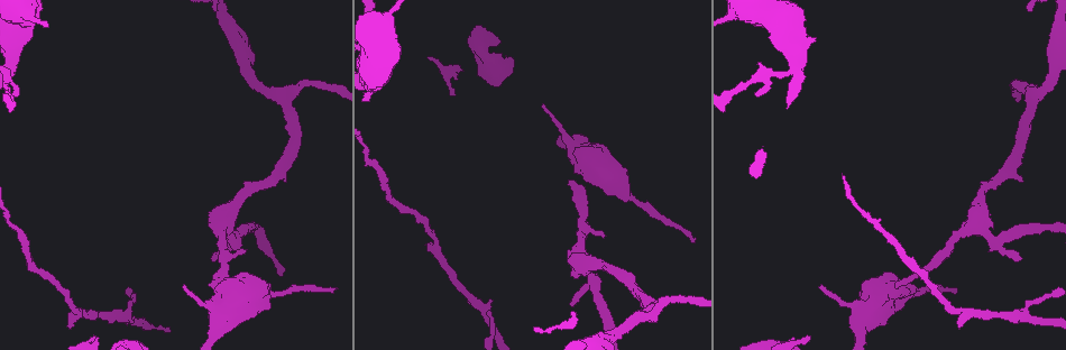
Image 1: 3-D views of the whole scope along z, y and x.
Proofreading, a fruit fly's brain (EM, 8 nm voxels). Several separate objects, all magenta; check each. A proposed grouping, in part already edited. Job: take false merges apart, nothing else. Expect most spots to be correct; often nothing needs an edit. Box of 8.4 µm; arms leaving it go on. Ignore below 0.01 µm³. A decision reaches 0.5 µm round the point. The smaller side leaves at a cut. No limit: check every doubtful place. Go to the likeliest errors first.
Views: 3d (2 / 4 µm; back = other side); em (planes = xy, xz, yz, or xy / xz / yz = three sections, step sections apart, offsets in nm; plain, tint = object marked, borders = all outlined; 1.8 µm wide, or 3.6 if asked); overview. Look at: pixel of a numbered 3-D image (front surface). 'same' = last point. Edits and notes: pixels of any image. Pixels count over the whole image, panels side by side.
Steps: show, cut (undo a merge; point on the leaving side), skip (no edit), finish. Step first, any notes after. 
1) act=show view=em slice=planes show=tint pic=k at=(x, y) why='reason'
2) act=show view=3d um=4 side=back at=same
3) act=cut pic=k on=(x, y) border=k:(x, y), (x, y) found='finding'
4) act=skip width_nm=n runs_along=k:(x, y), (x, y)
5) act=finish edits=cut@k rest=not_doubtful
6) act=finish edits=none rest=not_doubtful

act=show view=3d um=2 side=back pic=1 at=(647, 204) why='calibre changes'

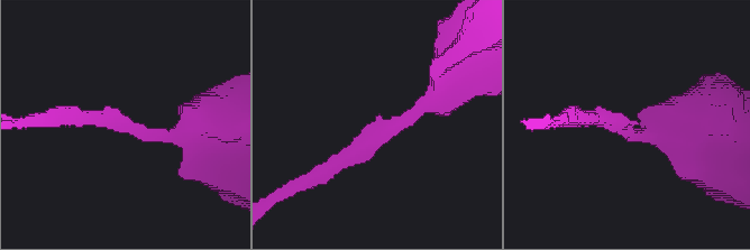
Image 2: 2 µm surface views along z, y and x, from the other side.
act=show view=em slice=yz step=4 show=tint pic=2 at=(623, 129)

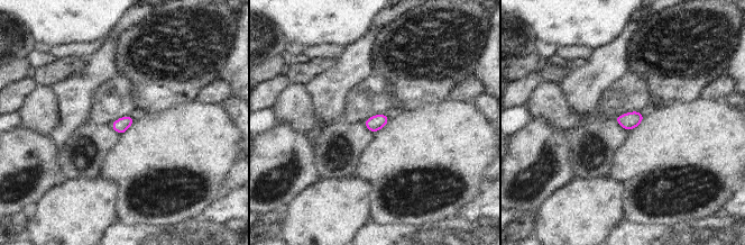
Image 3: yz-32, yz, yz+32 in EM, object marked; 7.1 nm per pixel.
act=show view=em slice=xz step=4 show=tint at=same why='another direction'

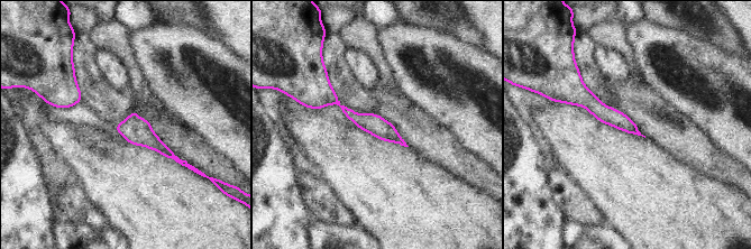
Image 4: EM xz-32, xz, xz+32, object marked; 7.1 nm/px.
act=skip runs_along=4:(314, 102), (335, 100), (401, 141) found='all the same neuron'

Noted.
act=show view=3d um=4 side=back pic=1 at=(985, 229) why='sharp bend'

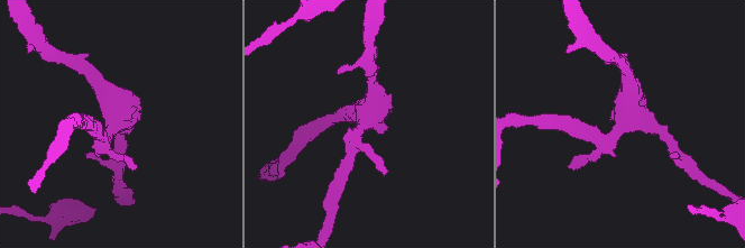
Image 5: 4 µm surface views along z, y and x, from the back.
act=show view=em um=3.6 slice=xy step=8 show=plain pic=5 at=(624, 123) arms=3 arm_widths_nm=190,220,240

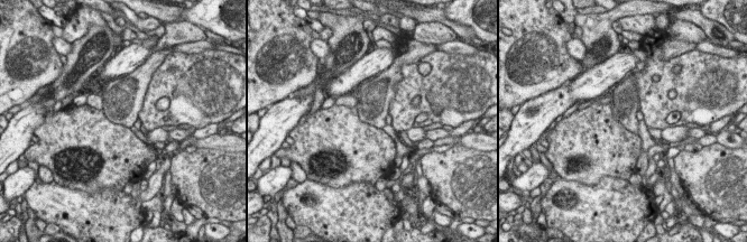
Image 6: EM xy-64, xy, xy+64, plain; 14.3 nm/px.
act=show view=em um=3.6 slice=xy step=8 show=borders at=same why='see the neighbours'

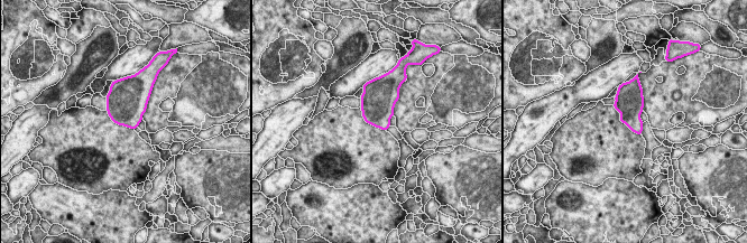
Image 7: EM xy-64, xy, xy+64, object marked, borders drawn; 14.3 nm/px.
act=skip found='all the same neuron'

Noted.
act=show view=em slice=planes show=tint pic=1 at=(283, 99) why='sharp bend'

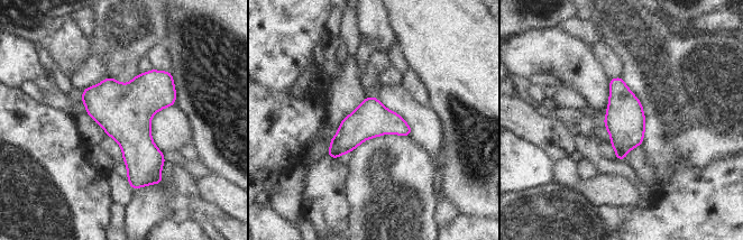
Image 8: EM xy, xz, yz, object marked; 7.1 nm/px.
act=skip found='continuous, no second neuron'

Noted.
act=finish edits=none rest=not_doubtful

